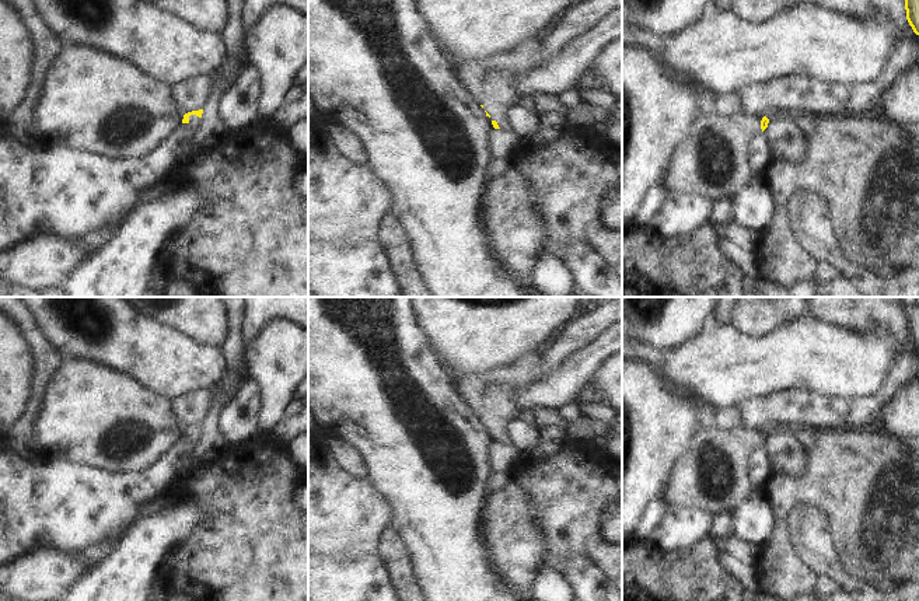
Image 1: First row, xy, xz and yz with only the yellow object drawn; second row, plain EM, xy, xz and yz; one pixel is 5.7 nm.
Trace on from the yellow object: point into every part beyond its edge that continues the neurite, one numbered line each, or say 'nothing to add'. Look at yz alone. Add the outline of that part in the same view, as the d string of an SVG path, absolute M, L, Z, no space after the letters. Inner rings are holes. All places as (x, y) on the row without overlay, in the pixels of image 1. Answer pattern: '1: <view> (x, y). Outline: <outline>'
1: yz (713, 477). Outline: M700 429L688 454L672 469L663 496L667 506L710 516L733 514L754 492L748 479L748 458L762 447L762 431Z

